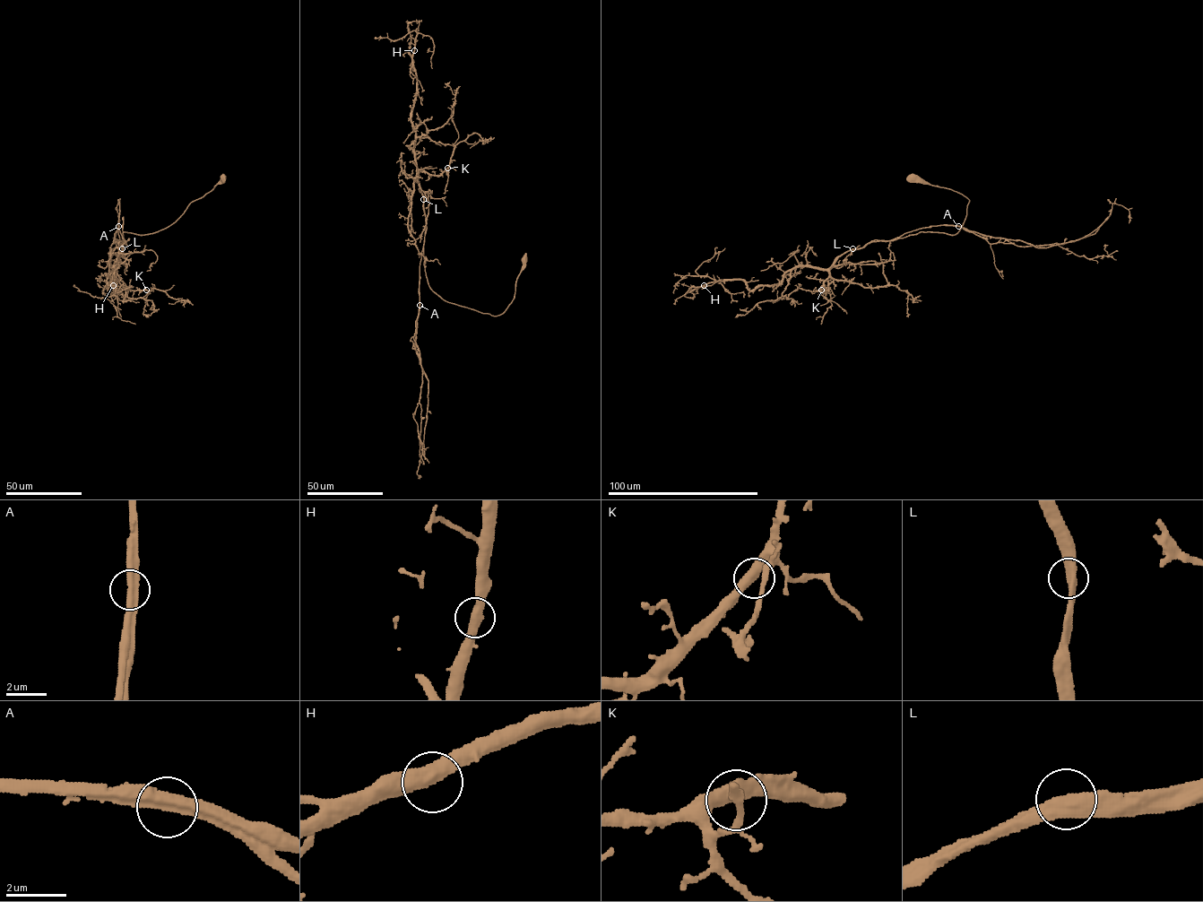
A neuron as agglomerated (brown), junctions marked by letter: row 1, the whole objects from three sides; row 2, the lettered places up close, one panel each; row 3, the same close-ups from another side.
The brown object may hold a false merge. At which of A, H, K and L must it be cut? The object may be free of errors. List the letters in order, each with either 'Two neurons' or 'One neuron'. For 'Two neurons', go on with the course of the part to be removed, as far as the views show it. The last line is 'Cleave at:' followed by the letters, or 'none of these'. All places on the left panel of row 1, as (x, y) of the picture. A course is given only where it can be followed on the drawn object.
A: Two neurons. Course of the part to remove: (118, 226), (112, 244), (116, 242), (121, 247), (118, 243), (119, 203), (116, 209), (119, 222)
H: One neuron
K: One neuron
L: One neuron
Cleave at: A

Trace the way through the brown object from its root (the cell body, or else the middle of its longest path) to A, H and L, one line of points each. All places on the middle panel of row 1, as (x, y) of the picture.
A: (524, 261), (511, 303), (502, 314), (492, 316), (445, 301), (430, 289), (424, 265), (424, 241), (419, 305)
H: (524, 261), (513, 300), (497, 316), (445, 301), (430, 288), (411, 119), (418, 91), (414, 50)
L: (524, 261), (517, 279), (514, 299), (499, 315), (482, 313), (445, 300), (430, 289), (425, 272), (423, 199)

